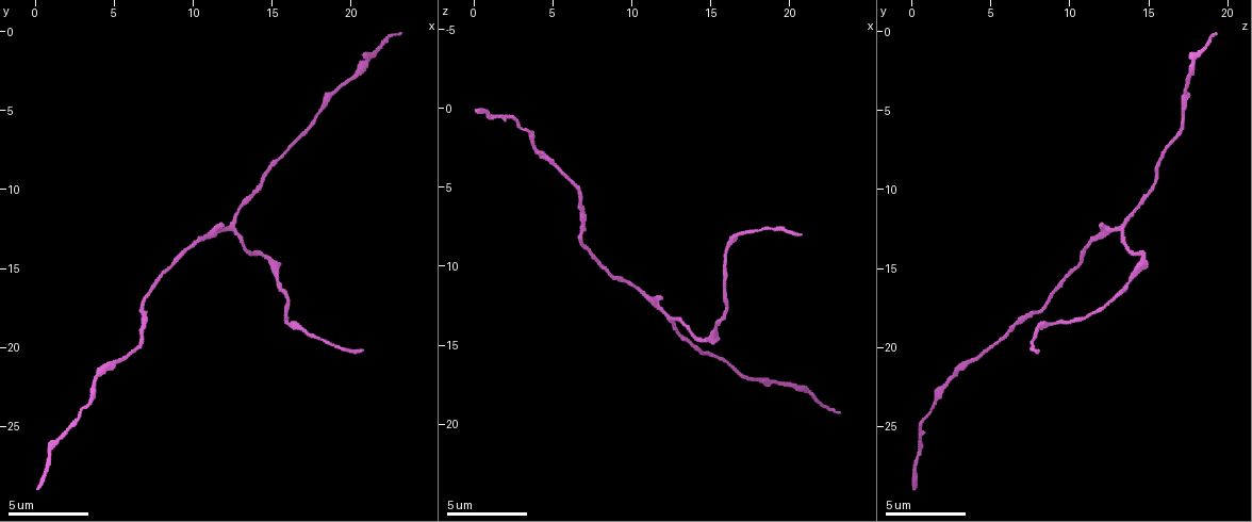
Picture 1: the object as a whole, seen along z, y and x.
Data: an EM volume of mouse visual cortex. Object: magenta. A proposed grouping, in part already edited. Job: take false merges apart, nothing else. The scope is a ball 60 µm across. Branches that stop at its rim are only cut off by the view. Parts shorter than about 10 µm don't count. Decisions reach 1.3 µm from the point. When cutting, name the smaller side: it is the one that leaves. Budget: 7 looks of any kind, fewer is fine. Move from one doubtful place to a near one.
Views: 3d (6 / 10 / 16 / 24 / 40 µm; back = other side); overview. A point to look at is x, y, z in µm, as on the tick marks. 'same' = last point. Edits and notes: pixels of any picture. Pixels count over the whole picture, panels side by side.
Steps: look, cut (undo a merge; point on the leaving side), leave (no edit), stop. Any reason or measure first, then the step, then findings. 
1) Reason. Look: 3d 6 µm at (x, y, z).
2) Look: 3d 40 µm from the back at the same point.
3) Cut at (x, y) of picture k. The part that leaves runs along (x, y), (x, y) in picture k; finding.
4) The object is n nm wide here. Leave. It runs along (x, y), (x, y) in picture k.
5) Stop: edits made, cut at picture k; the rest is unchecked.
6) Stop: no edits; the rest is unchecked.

Look: 3d 10 µm at (17.8, 5.4, 17.2).

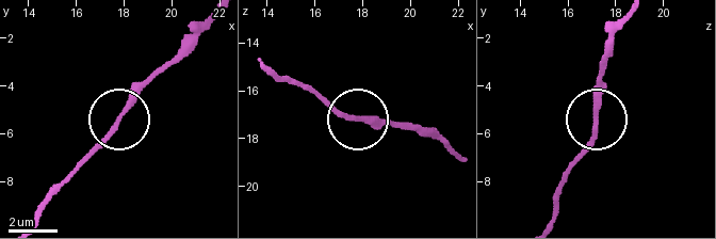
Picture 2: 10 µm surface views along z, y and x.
Other side. Look: 3d 10 µm from the back at (17.8, 5.3, 17.2).

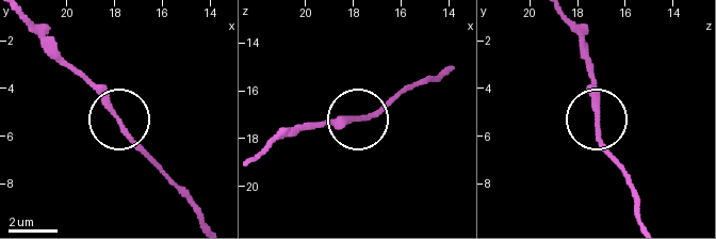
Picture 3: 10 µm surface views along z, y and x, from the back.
Leave. It runs along (452, 67), (419, 79), (376, 116), (305, 124) in picture 3; continuous, no second neuron.

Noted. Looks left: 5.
Three-way junction. Look: 3d 10 µm at (12.6, 12.6, 13.2).

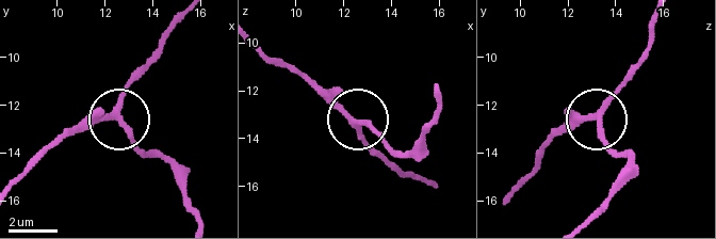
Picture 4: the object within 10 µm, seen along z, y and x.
The side arm is 17 µm long. Leave. It runs along (288, 66), (328, 91), (388, 150) in picture 4; one neuron here.

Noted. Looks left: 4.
Look: 3d 10 µm at (9.4, 14.0, 10.8).

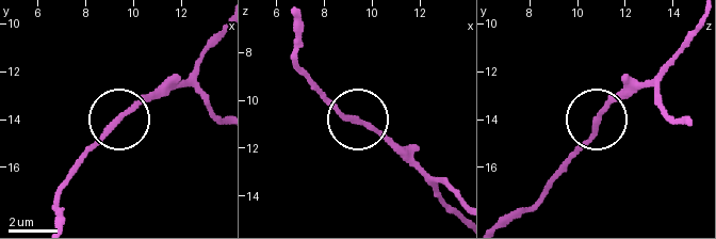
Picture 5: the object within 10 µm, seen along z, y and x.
The object is 220 nm wide here. Leave. Continuous, no second neuron.

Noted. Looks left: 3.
Sudden change in width. Look: 3d 10 µm at (5.6, 20.8, 4.0).

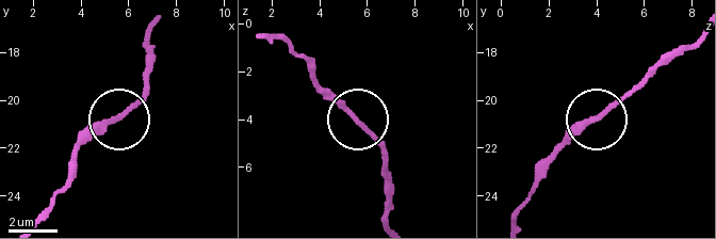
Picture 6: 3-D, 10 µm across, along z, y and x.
Leave. It runs along (696, 38), (671, 50), (552, 158) in picture 6; continuous, no second neuron.

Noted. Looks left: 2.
Stop: no edits; the rest is unchecked.

